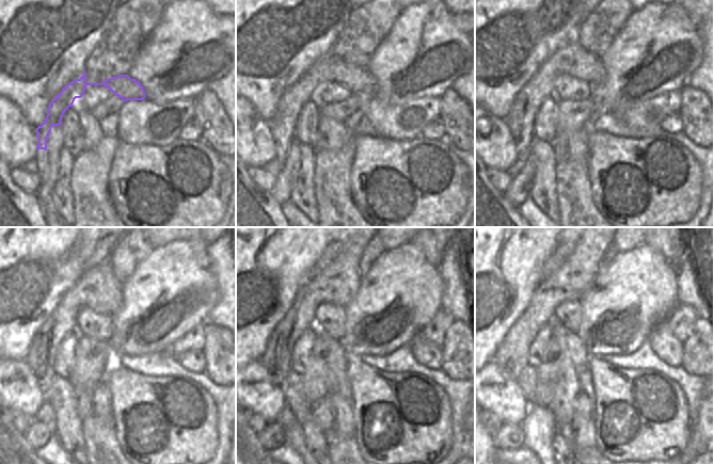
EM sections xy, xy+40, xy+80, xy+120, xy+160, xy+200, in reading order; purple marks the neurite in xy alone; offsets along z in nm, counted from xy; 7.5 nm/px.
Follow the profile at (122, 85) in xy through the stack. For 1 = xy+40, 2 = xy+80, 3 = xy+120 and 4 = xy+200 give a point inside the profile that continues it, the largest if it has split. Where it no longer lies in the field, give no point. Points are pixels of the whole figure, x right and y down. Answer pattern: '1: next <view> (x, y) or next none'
1: next xy+40 (359, 81)
2: next xy+80 (573, 60)
3: next xy+120 (98, 289)
4: next xy+200 (575, 276)

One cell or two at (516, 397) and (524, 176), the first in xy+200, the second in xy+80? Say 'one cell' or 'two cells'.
two cells

